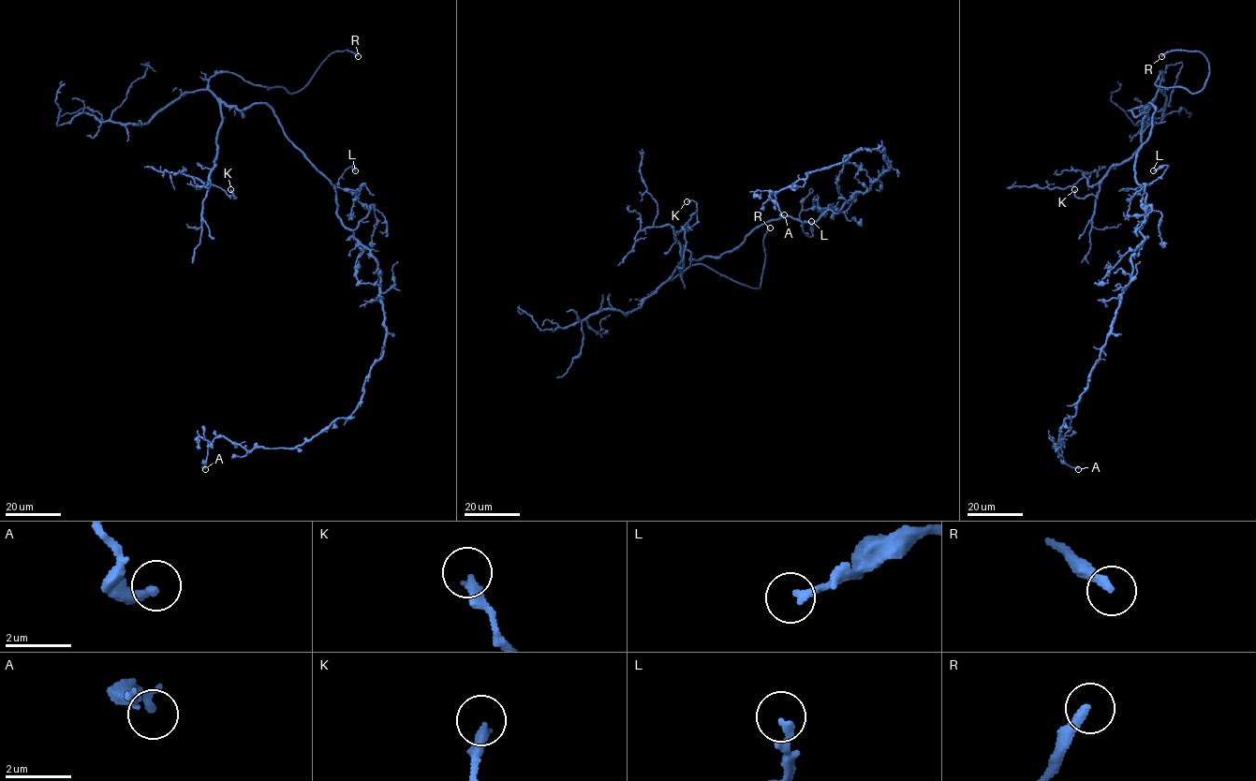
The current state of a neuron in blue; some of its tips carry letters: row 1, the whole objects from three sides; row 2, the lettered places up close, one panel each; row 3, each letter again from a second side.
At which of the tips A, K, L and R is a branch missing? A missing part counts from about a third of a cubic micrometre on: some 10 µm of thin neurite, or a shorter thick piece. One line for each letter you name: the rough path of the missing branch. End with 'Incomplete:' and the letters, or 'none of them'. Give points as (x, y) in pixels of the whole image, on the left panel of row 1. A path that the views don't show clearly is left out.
Incomplete: R

